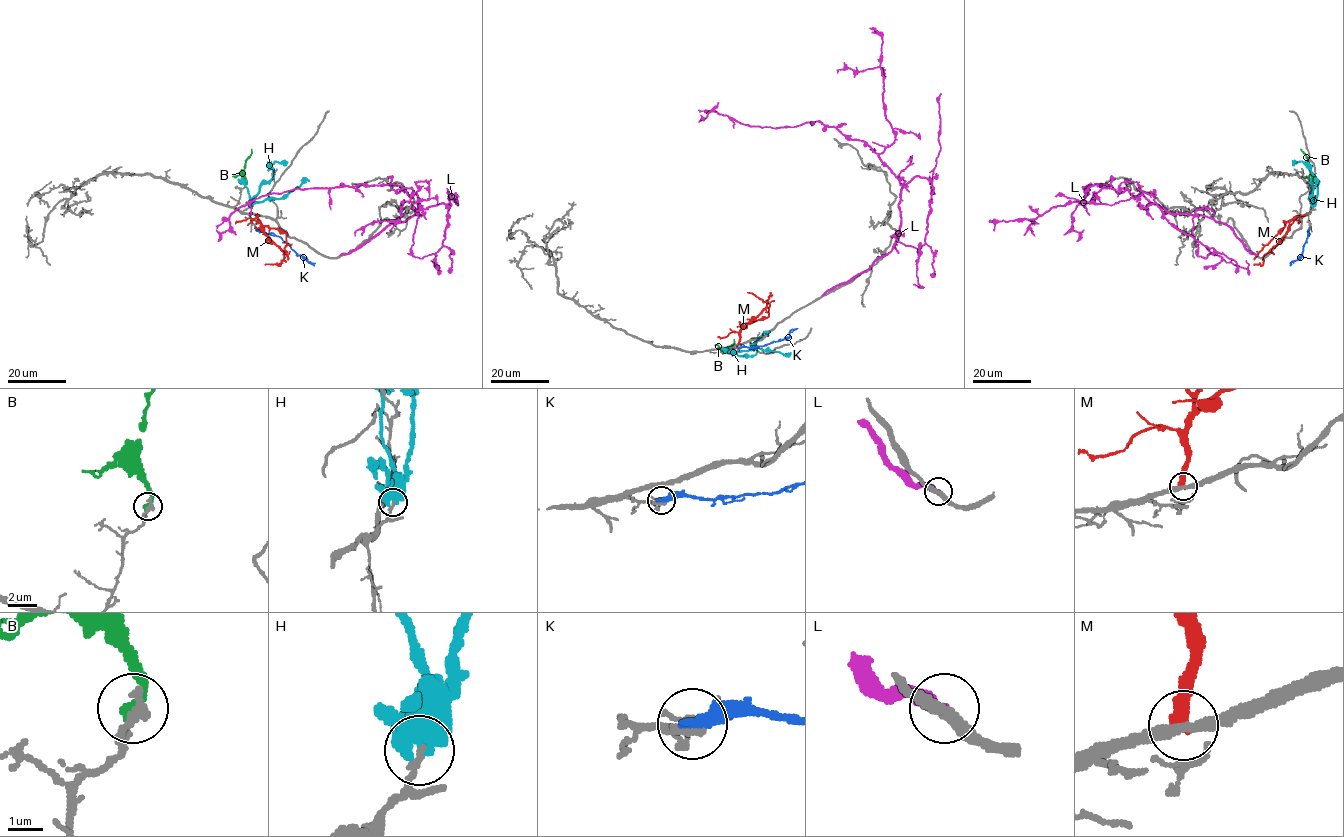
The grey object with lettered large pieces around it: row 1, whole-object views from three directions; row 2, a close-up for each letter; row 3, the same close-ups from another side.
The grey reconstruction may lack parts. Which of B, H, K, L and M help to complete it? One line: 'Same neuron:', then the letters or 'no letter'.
Same neuron: K

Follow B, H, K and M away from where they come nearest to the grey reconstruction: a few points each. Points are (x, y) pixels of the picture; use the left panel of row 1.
B: (245, 183), (244, 166), (251, 149)
H: (250, 206), (258, 188), (272, 178), (272, 165), (275, 161), (288, 162)
K: (256, 229), (273, 233), (299, 255), (315, 263)
M: (256, 214), (261, 229), (284, 253), (280, 265), (264, 264)

